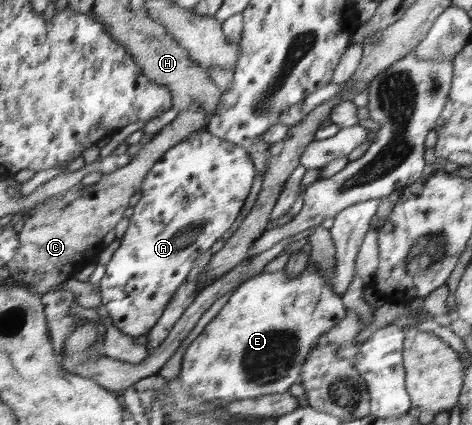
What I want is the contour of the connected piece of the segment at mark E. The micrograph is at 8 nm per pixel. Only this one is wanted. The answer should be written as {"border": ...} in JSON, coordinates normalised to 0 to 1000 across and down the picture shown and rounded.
{"border":[[[665,616],[655,619],[631,654],[610,649],[602,635],[576,642],[557,638],[504,673],[462,739],[394,819],[379,894],[409,936],[436,932],[436,941],[445,944],[470,936],[462,944],[472,948],[483,941],[544,939],[549,932],[597,927],[631,894],[640,859],[661,819],[672,812],[674,795],[720,760],[731,748],[733,732],[722,694],[706,685]]]}

